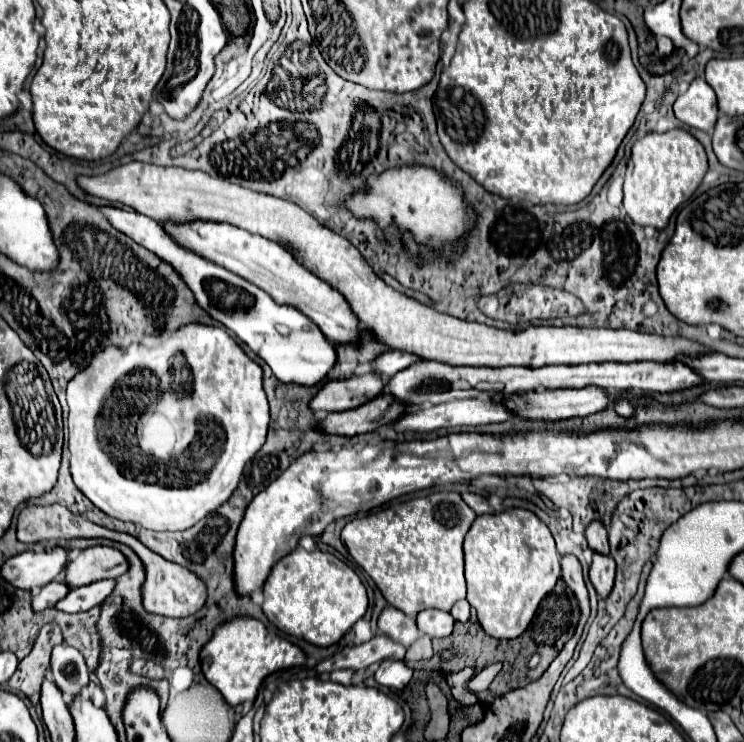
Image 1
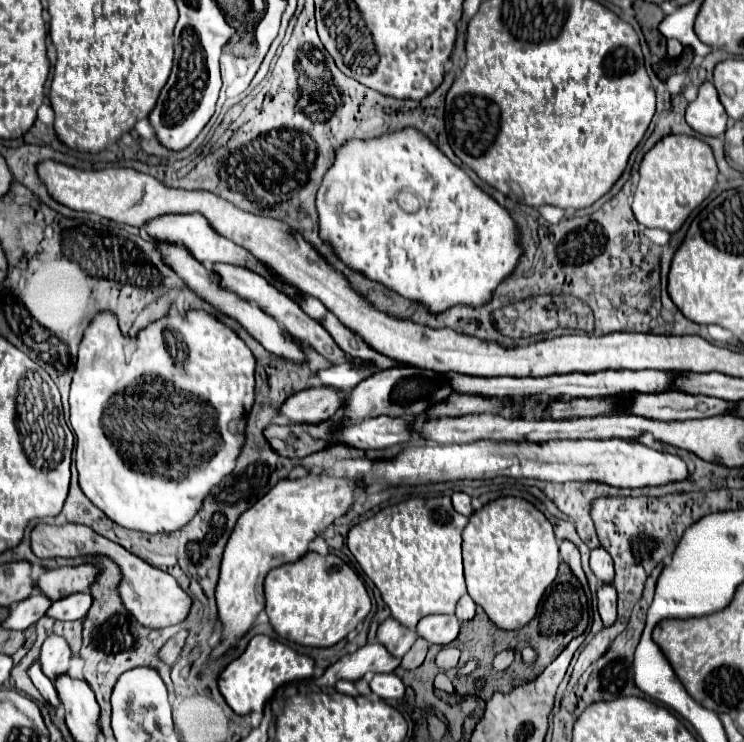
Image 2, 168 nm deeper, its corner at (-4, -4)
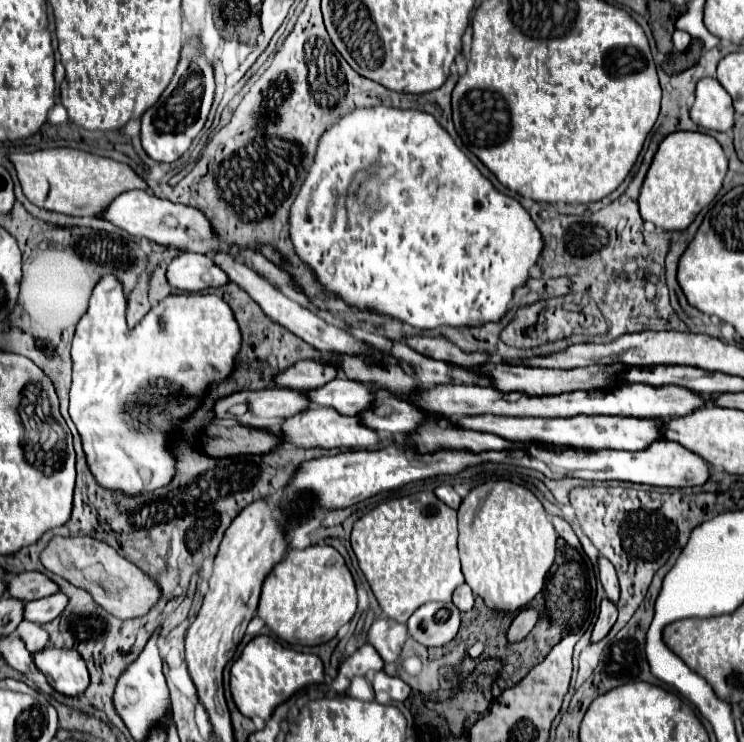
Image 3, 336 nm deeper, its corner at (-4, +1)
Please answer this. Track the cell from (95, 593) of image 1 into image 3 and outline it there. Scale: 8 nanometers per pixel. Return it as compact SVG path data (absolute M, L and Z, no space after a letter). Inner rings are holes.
M54 593L50 597L44 597L44 599L34 599L30 603L26 603L26 609L24 609L24 619L26 621L32 621L32 623L48 623L52 619L56 619L64 607L66 607L68 599L66 595L62 593Z

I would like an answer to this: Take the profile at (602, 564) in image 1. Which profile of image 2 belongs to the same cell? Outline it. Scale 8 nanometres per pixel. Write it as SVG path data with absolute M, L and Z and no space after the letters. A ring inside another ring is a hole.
M602 584L598 588L598 612L604 626L610 626L616 620L616 590L612 584Z

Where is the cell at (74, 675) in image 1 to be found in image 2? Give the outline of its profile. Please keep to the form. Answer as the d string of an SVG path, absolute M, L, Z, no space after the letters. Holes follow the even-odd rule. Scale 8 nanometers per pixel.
M52 634L52 636L46 638L46 642L42 646L42 654L40 654L42 672L50 680L58 678L58 674L68 674L70 658L72 658L72 650L66 644L66 640L56 636L56 634Z

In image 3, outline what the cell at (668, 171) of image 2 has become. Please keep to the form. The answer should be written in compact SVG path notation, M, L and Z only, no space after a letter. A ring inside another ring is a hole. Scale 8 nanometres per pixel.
M676 131L658 147L640 191L640 213L644 221L664 231L684 231L696 215L714 201L728 171L728 157L720 143L706 133Z

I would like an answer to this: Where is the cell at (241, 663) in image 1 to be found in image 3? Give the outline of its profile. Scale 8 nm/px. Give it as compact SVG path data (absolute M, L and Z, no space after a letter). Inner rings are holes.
M258 635L242 651L230 669L230 693L244 717L262 717L268 721L278 705L308 685L324 683L324 663L318 655L300 653L284 647L274 637Z

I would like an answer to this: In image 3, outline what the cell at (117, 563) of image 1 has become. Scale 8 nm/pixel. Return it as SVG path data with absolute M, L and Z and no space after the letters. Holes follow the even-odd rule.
M20 573L6 583L6 597L14 597L20 601L32 601L40 597L48 597L58 593L58 585L52 583L42 573Z

